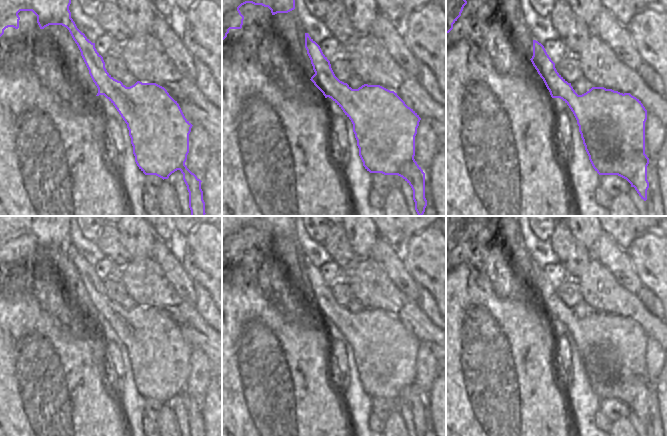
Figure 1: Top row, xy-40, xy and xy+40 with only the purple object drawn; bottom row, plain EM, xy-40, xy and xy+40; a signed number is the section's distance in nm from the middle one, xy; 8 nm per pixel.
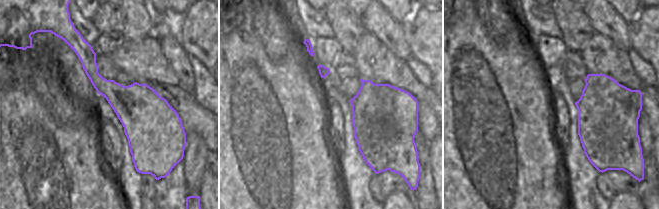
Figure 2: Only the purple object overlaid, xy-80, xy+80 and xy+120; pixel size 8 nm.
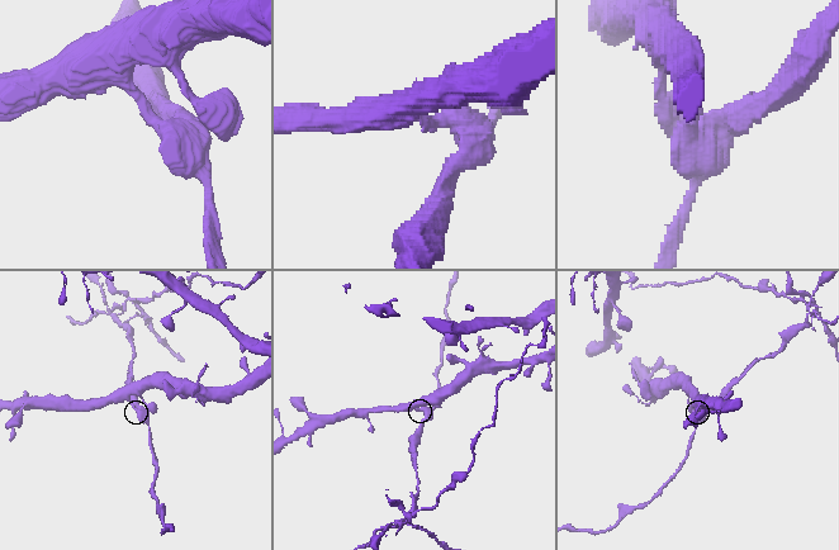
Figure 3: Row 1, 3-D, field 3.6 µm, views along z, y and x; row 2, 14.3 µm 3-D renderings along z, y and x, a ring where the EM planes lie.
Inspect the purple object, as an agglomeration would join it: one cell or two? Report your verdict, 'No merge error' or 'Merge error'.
Merge error

